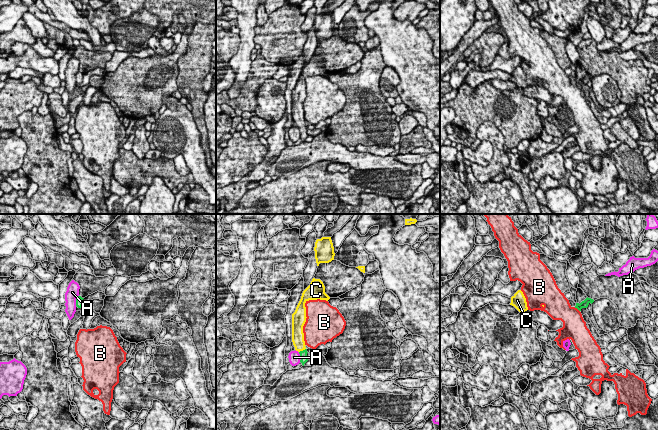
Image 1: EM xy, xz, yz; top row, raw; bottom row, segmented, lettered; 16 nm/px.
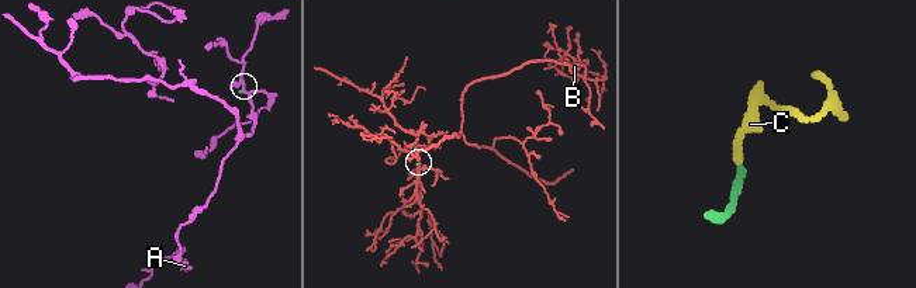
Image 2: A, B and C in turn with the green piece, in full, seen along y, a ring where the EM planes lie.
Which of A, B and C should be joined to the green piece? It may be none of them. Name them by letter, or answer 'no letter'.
C

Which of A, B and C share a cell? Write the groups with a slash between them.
A / B / C

